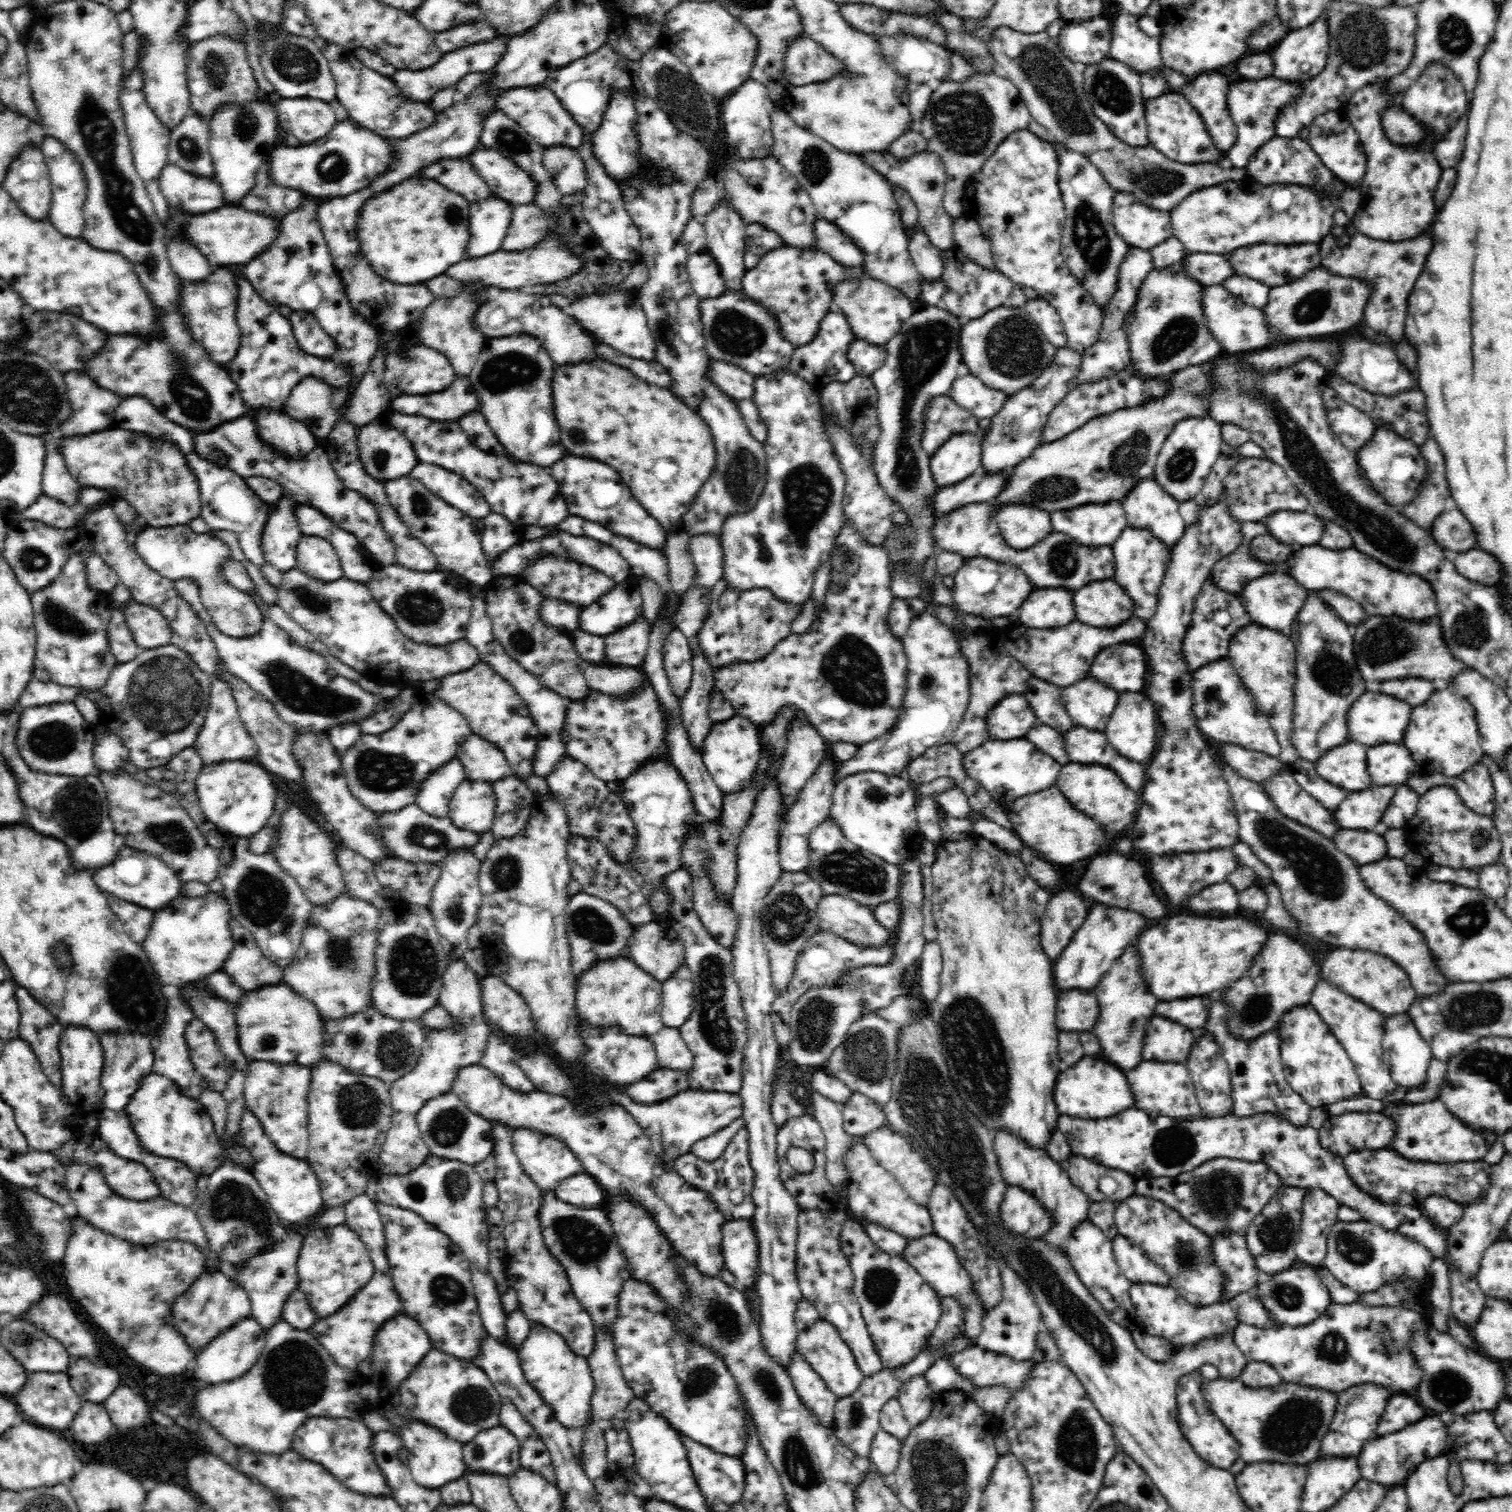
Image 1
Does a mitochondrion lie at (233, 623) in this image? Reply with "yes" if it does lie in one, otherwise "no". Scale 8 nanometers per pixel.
no

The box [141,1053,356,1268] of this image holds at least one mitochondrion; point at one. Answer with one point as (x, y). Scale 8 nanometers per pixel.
(232, 1204)

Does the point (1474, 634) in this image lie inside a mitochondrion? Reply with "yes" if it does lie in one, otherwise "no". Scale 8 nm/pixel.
yes

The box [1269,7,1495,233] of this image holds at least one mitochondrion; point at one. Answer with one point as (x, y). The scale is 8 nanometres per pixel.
(1454, 36)

